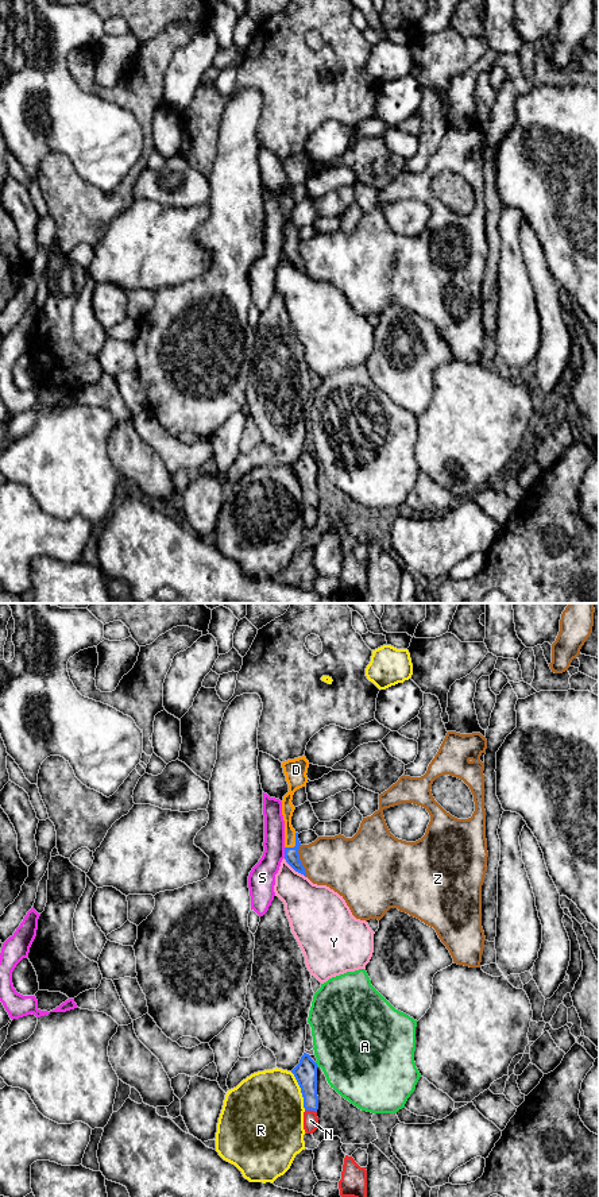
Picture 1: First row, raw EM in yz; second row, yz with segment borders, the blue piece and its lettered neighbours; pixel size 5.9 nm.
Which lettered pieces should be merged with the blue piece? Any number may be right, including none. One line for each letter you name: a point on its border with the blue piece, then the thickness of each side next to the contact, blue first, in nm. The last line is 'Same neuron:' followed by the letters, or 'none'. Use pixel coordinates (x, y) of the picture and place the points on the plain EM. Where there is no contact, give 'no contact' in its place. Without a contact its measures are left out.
D: contact yz (296, 239); calibres 90 and 80 nm
Same neuron: D

